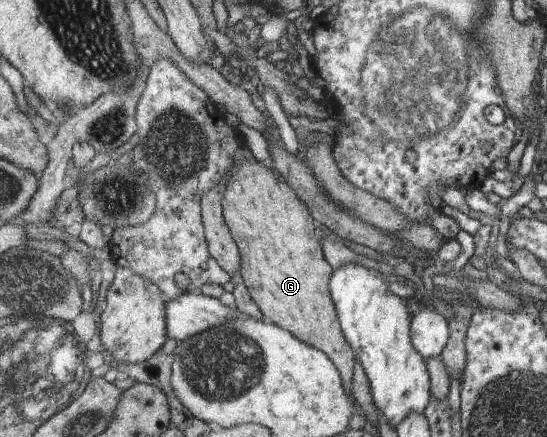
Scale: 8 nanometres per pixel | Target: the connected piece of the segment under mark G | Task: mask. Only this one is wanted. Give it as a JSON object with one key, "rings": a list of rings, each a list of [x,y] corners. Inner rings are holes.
{"rings":[[[255,157],[247,161],[243,161],[241,165],[237,165],[231,175],[227,177],[227,181],[225,181],[223,190],[223,205],[224,205],[224,214],[227,220],[227,223],[230,227],[231,233],[239,246],[240,252],[242,253],[242,261],[240,267],[240,273],[243,275],[244,284],[248,288],[251,298],[256,302],[256,305],[259,307],[260,311],[264,315],[264,317],[269,317],[273,323],[277,323],[277,325],[281,325],[281,327],[285,327],[286,330],[290,330],[292,334],[295,334],[295,337],[298,337],[301,341],[306,342],[307,345],[311,345],[315,348],[318,348],[321,351],[324,351],[330,358],[331,361],[334,361],[335,365],[338,366],[339,373],[342,375],[343,385],[346,387],[347,392],[353,393],[353,387],[350,390],[349,385],[351,384],[351,379],[355,378],[355,365],[357,364],[356,353],[351,347],[351,343],[347,341],[346,334],[343,333],[343,327],[341,325],[341,319],[339,319],[338,309],[333,301],[331,290],[330,290],[330,279],[331,276],[334,275],[334,266],[327,263],[327,259],[323,257],[323,247],[321,245],[321,241],[319,241],[319,237],[317,237],[317,227],[315,227],[315,215],[311,213],[310,206],[307,205],[305,201],[301,197],[299,197],[299,193],[295,191],[295,187],[293,185],[289,185],[287,183],[287,179],[278,172],[275,167],[271,164],[270,161],[259,161]]]}

